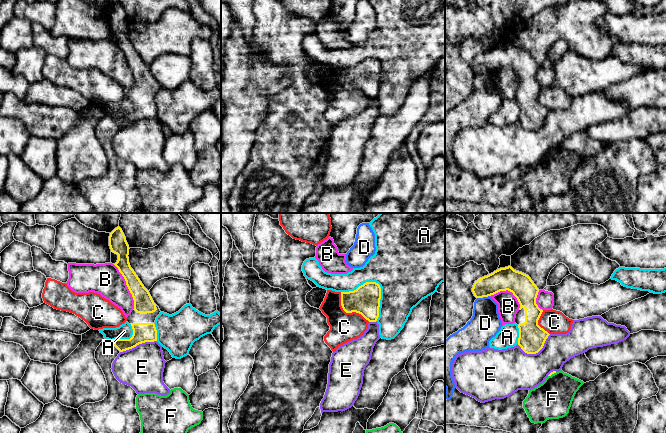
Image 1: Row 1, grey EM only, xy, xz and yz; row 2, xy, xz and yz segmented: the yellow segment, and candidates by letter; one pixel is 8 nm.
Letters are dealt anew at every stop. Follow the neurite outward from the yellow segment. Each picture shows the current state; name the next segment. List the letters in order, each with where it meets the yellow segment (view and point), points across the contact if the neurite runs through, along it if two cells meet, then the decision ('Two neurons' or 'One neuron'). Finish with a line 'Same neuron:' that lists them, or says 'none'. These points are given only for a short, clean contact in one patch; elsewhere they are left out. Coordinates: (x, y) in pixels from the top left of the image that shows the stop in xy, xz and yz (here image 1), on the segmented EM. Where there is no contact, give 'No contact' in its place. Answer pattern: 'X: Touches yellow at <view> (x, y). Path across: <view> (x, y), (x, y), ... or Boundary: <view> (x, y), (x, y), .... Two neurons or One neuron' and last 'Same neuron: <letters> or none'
A: Touches yellow at xz (378, 284). Two neurons
B: Touches yellow at xy (127, 286). Two neurons
C: Touches yellow at xz (355, 311). Boundary: xz (341, 306), (346, 312), (358, 312), (369, 321). Two neurons
D: Touches yellow at yz (482, 297). Boundary: yz (488, 295), (477, 298). Two neurons
E: Touches yellow at yz (536, 352). Two neurons
F: Touches yellow at yz (552, 373). Boundary: yz (556, 372), (548, 376). Two neurons
Same neuron: none

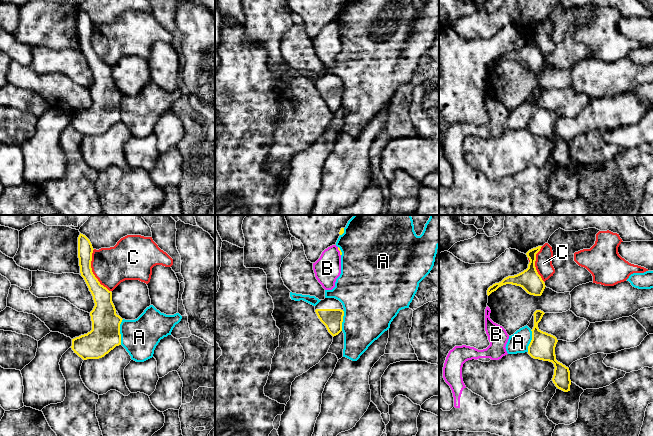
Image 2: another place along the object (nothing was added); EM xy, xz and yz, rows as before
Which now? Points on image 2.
A: Touches yellow at xy (119, 332). Two neurons
B: Touches yellow at xz (339, 250). Boundary: xz (337, 247), (340, 255). Two neurons
C: Touches yellow at xy (91, 271). Two neurons
Same neuron: none

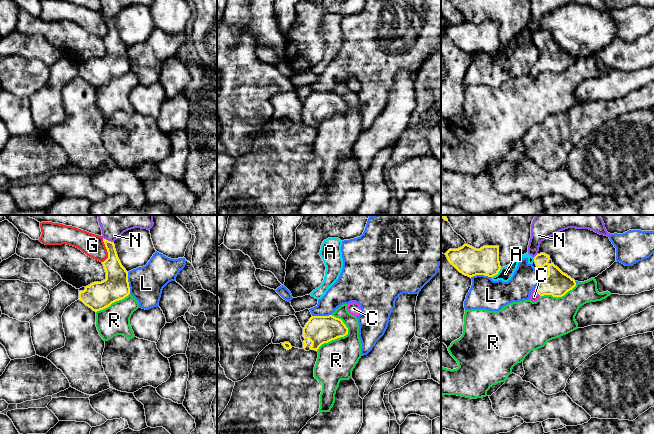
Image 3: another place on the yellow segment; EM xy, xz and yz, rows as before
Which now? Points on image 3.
A: Touches yellow at yz (497, 273). Boundary: yz (501, 267), (491, 277). Two neurons
C: Touches yellow at yz (537, 292). Path across: yz (557, 283), (547, 285), (537, 292), (534, 296). One neuron
G: Touches yellow at xy (107, 250). Two neurons
L: Touches yellow at xy (128, 283). Two neurons
N: Touches yellow at xy (107, 240). Two neurons
R: Touches yellow at xz (339, 337). Two neurons
Same neuron: C

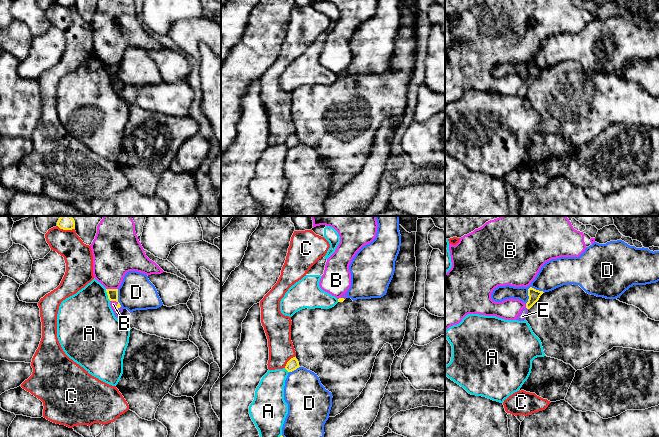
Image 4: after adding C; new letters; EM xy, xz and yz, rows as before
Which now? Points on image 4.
A: Touches yellow at xy (108, 295). Two neurons
B: Touches yellow at xy (112, 289). Two neurons
C: Touches yellow at xz (288, 361). Two neurons
D: Touches yellow at yz (529, 288). Two neurons
E: Touches yellow at xy (118, 307). Path across: xy (112, 294), (118, 302), (118, 307), (117, 312). One neuron
Same neuron: E

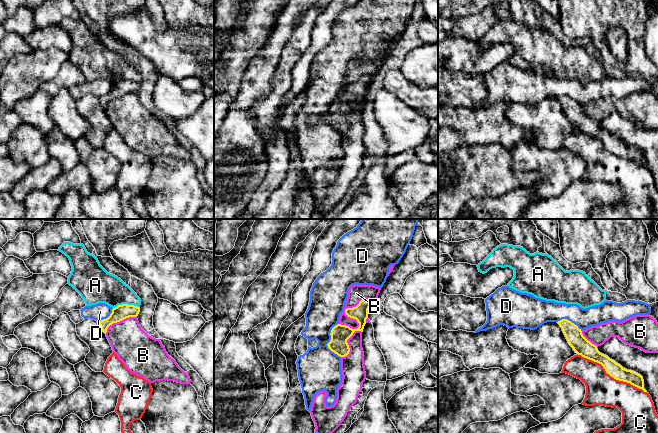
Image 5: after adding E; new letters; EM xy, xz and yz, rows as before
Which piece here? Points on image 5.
A: Touches yellow at xy (126, 304). One neuron
B: Touches yellow at xz (357, 321). Two neurons
C: Touches yellow at yz (611, 376). Two neurons
D: Touches yellow at xz (330, 341). Two neurons
Same neuron: A

